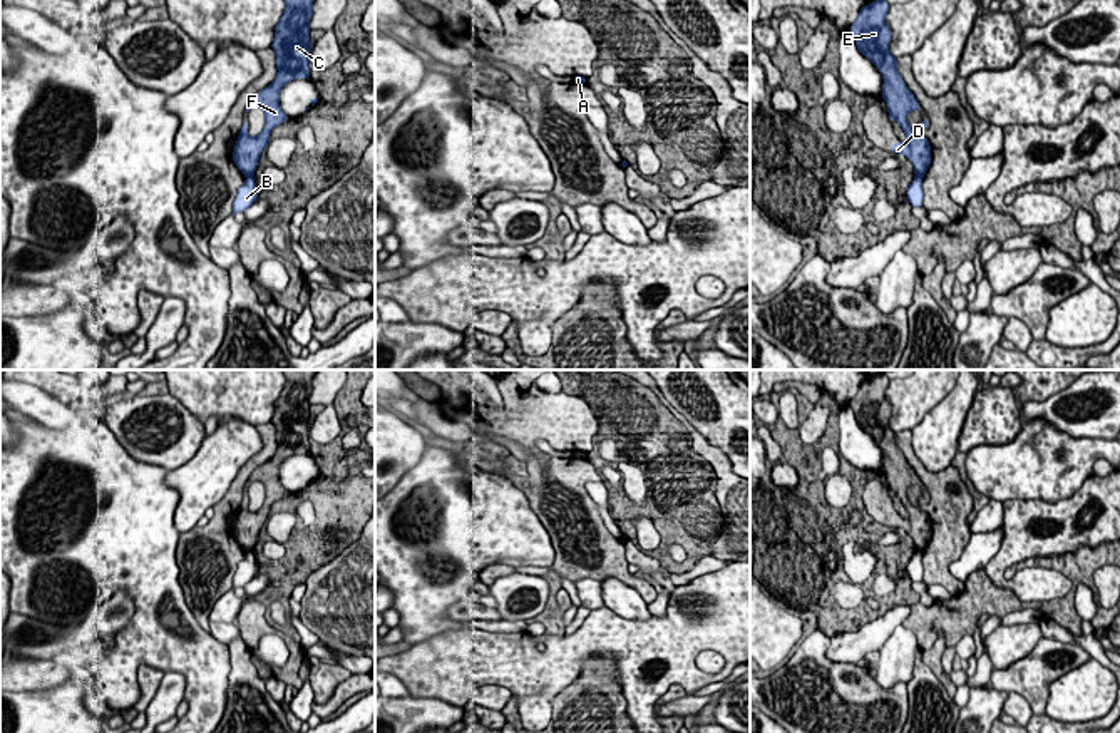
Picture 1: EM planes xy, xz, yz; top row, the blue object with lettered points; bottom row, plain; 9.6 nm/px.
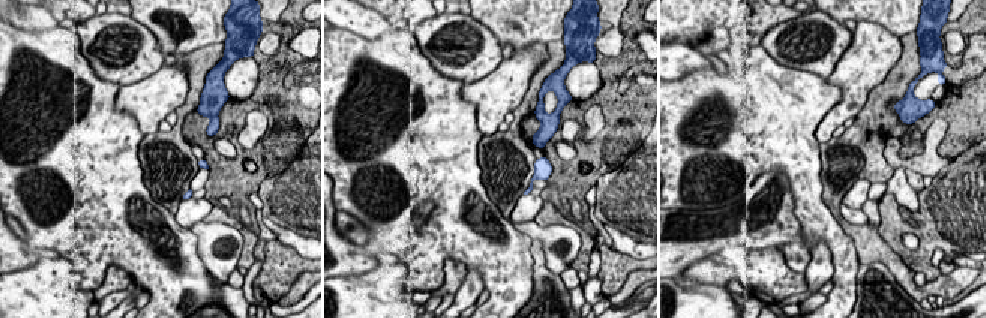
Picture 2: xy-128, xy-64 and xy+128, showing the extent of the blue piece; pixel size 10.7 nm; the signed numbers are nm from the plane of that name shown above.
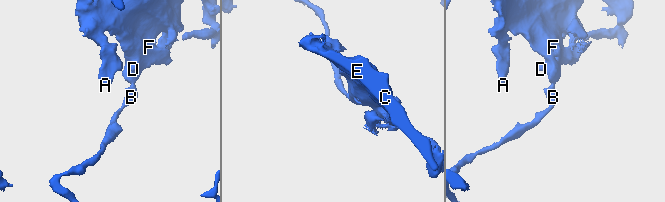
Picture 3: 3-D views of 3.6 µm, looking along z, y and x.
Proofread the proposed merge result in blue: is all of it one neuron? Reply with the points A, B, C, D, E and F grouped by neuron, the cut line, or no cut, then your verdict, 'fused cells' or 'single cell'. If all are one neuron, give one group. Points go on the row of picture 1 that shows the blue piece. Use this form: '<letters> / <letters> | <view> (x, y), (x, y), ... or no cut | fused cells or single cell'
A C D E F / B | xy (246, 174), (251, 176) | fused cells

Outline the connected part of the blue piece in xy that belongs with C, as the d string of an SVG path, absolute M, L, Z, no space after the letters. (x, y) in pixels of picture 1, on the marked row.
M285 0L286 8L276 25L271 49L276 54L276 79L253 95L246 112L251 107L261 107L265 110L265 129L259 136L251 137L248 134L248 120L243 120L239 131L233 161L244 176L253 176L261 152L270 142L270 134L276 126L281 126L290 117L280 107L280 90L291 80L310 80L310 20L313 15L315 0Z

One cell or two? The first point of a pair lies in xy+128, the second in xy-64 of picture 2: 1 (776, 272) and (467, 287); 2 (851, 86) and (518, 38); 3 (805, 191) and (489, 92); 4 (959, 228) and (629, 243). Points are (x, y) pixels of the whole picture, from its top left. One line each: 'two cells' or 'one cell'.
1: two cells
2: two cells
3: two cells
4: two cells

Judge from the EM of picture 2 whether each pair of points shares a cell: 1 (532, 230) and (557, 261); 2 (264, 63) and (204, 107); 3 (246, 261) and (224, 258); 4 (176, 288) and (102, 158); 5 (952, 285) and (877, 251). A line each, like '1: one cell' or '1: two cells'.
1: one cell
2: one cell
3: two cells
4: one cell
5: one cell

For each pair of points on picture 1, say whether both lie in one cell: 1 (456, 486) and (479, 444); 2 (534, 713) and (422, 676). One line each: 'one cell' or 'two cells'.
1: two cells
2: one cell

